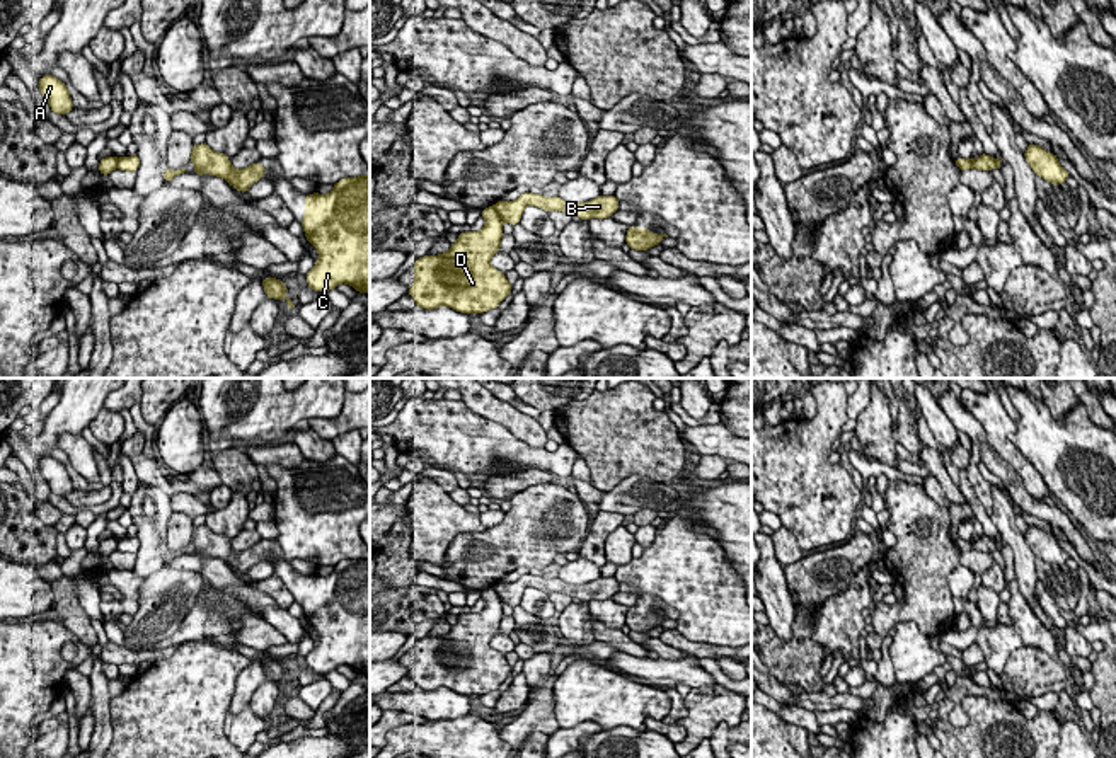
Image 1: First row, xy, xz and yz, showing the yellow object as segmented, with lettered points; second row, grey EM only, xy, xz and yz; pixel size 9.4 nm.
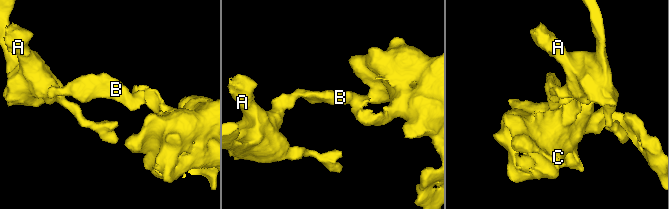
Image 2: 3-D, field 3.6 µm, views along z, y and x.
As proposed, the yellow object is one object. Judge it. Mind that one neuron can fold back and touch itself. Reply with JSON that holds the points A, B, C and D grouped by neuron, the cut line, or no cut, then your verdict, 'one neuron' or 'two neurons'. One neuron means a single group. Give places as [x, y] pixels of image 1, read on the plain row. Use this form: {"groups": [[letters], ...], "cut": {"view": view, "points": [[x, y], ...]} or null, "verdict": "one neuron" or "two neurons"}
{"groups": [["A", "D"], ["B", "C"]], "cut": {"view": "xz", "points": [[491, 588], [501, 602]]}, "verdict": "two neurons"}

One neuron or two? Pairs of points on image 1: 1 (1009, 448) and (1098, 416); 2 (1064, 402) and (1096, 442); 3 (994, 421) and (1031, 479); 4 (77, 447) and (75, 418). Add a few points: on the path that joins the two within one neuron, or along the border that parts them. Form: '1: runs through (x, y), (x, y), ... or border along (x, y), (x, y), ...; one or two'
1: border along (1014, 424), (1009, 440), (1041, 477); two
2: border along (1081, 399), (1065, 413), (1055, 418), (1050, 414); two
3: runs through (997, 435), (1021, 465); one
4: border along (80, 433), (65, 433), (55, 447); two

